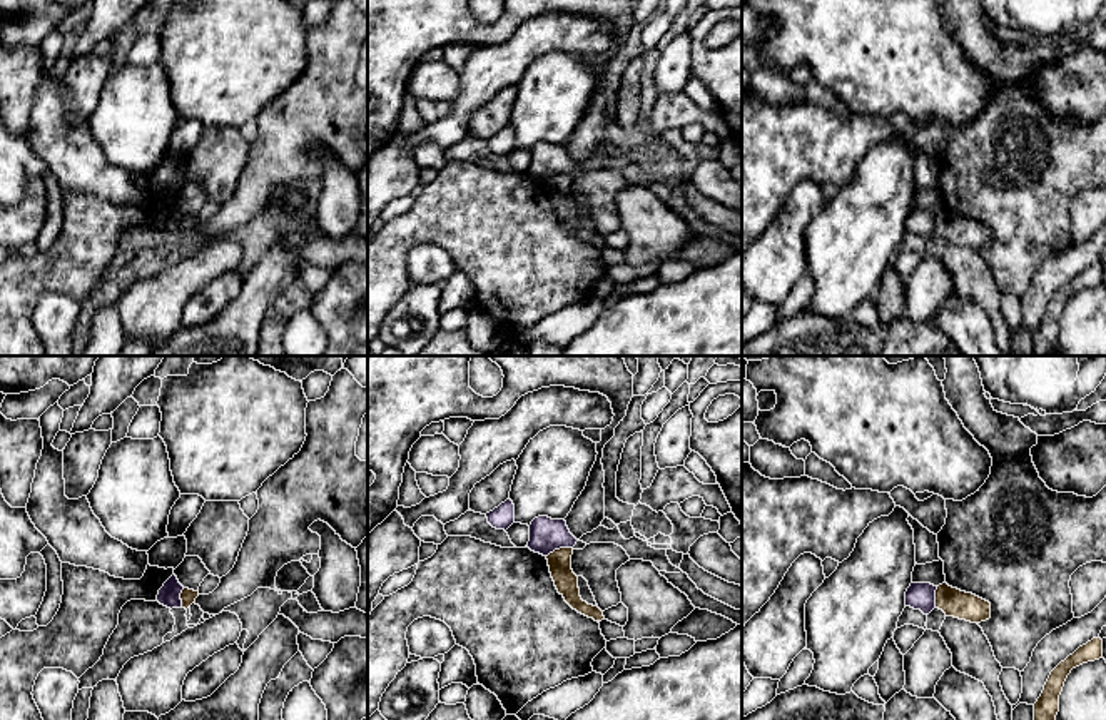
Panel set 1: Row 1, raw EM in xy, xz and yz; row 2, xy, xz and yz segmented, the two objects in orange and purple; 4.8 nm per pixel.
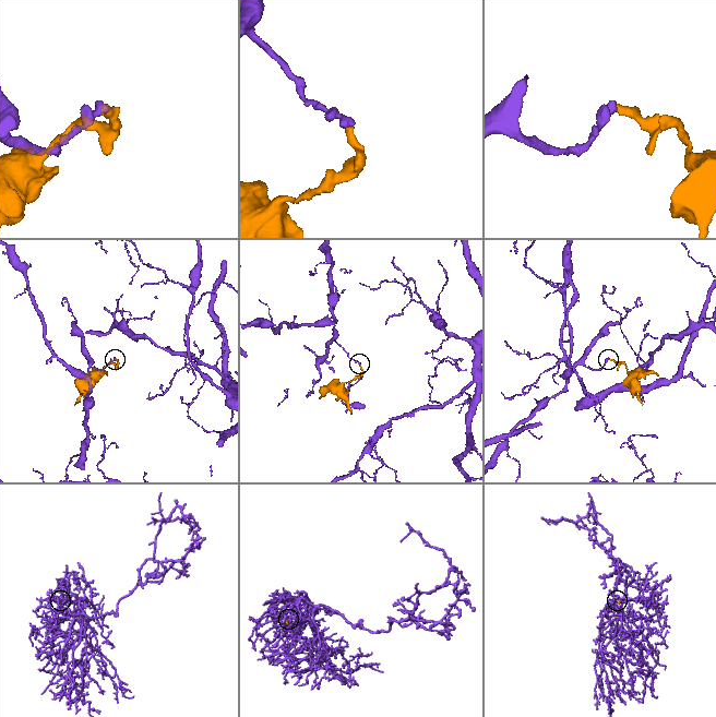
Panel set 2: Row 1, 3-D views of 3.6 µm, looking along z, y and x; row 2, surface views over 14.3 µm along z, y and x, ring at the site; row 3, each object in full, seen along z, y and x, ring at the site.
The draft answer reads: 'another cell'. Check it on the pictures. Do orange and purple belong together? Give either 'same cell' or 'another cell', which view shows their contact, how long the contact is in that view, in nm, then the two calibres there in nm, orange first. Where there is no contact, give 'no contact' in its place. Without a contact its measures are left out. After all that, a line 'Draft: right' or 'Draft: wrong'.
another cell | xz | 140 nm | 110/160 nm
Draft: right

